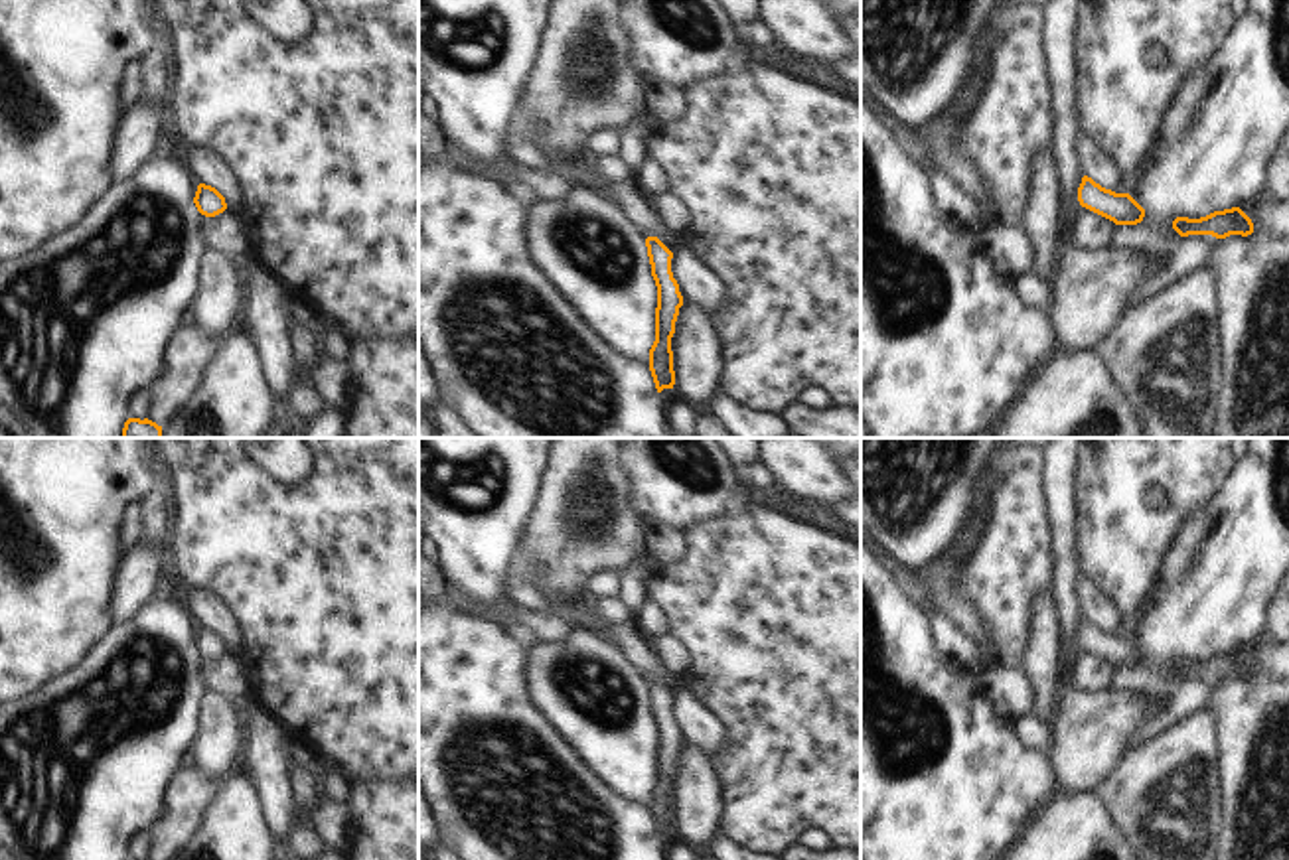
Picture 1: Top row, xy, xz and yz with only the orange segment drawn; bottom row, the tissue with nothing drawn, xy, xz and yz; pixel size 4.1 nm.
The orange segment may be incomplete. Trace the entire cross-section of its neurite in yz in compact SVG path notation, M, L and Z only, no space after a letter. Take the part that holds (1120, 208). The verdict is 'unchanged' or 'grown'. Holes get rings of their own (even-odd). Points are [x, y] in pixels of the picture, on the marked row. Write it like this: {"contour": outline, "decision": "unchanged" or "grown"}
{"contour": "M1088 176L1082 178L1078 187L1078 201L1115 225L1137 225L1145 217L1145 209L1129 193L1105 189Z", "decision": "unchanged"}

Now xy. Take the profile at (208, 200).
{"contour": "M199 183L193 203L205 217L215 217L227 209L225 197L211 185Z", "decision": "unchanged"}

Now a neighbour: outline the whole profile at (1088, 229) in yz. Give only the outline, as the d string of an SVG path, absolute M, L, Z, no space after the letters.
M1082 207L1072 223L1068 243L1099 251L1111 247L1115 223Z

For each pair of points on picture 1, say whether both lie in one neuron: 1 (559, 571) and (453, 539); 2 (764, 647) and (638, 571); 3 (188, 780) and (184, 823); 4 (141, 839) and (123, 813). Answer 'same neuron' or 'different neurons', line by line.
1: different neurons
2: different neurons
3: same neuron
4: different neurons

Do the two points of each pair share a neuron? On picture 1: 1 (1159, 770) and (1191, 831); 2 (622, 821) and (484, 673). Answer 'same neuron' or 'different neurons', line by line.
1: same neuron
2: same neuron

